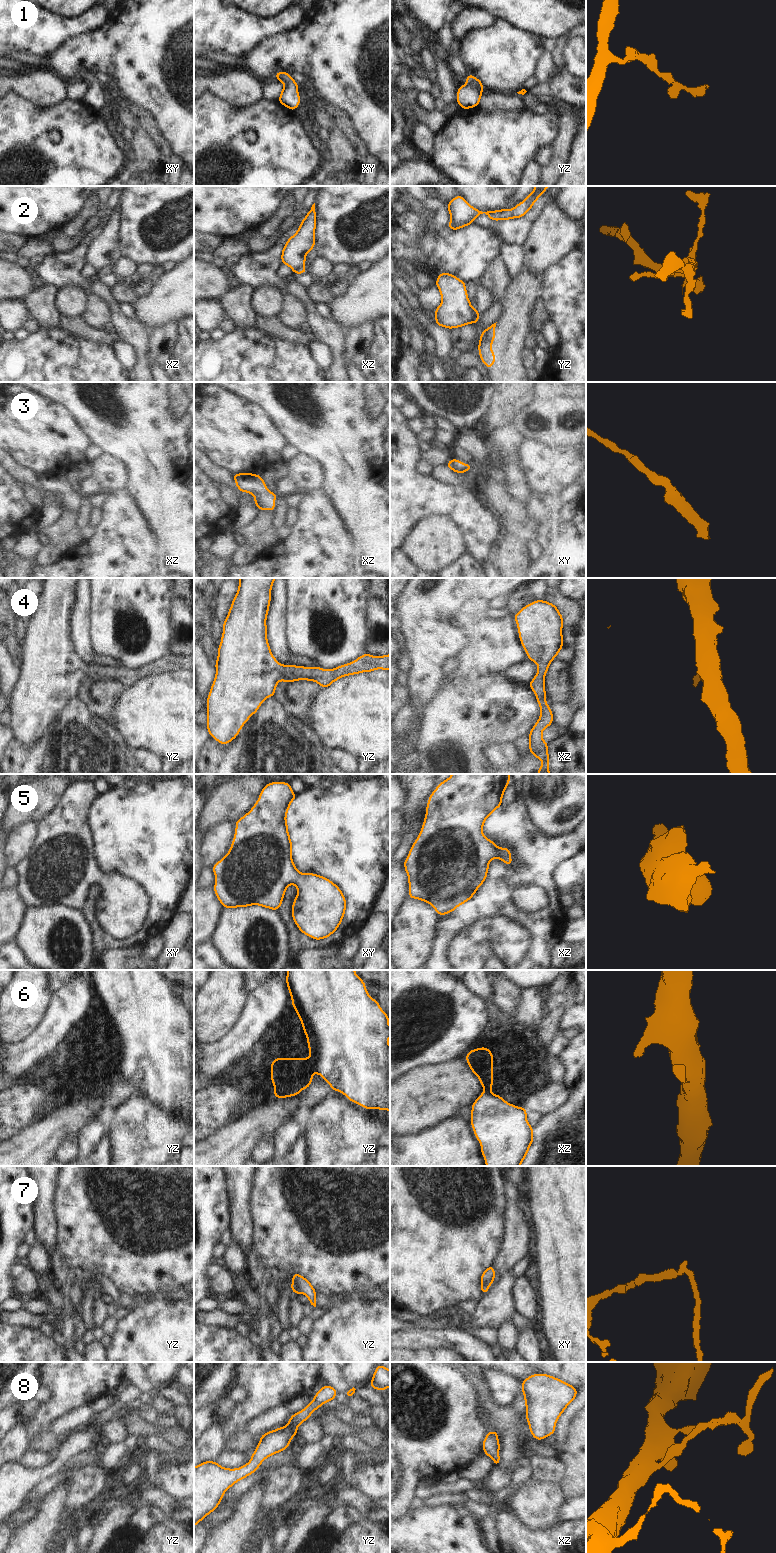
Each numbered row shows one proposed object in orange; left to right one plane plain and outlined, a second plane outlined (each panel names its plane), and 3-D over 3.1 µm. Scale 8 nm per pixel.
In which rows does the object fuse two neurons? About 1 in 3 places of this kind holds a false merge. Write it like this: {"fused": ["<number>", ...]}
{"fused": ["2", "6", "7"]}

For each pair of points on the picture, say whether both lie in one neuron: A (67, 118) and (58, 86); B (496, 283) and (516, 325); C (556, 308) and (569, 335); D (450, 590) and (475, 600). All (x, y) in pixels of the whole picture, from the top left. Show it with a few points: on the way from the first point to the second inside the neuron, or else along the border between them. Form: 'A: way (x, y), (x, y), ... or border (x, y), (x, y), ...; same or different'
A: border (65, 98), (55, 105), (40, 108); different
B: border (511, 279), (506, 294), (500, 302); different
C: way (563, 315), (569, 321), (569, 328); same
D: border (463, 588), (459, 594), (459, 605); different

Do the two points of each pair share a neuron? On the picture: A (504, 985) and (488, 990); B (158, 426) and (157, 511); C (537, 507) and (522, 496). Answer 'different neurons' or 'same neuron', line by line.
A: different neurons
B: same neuron
C: different neurons

